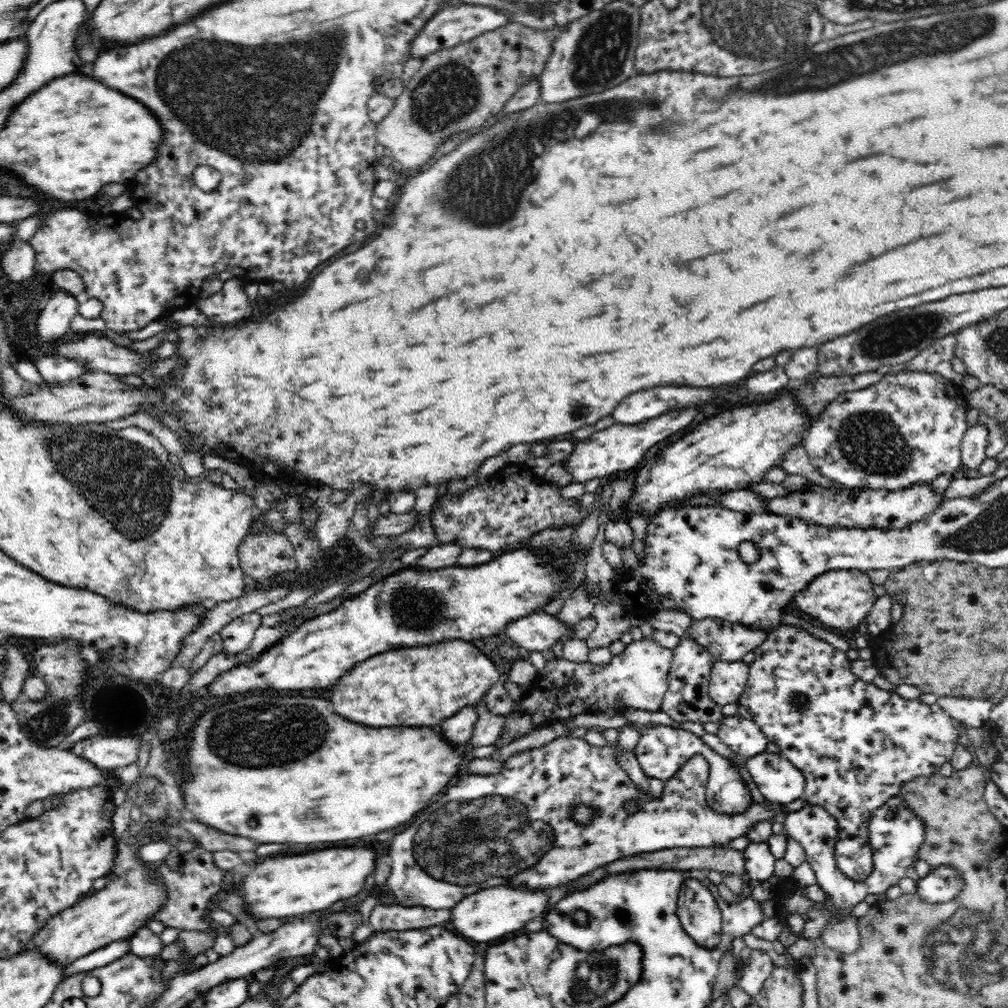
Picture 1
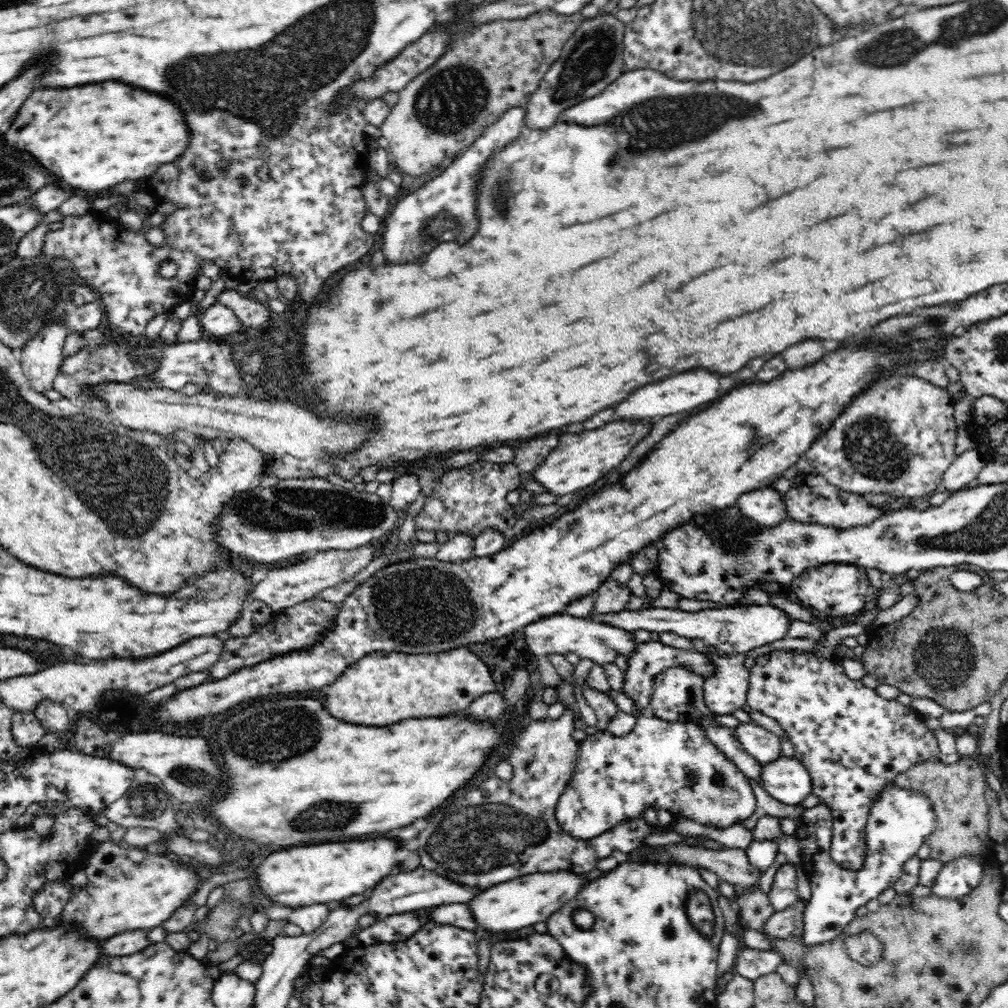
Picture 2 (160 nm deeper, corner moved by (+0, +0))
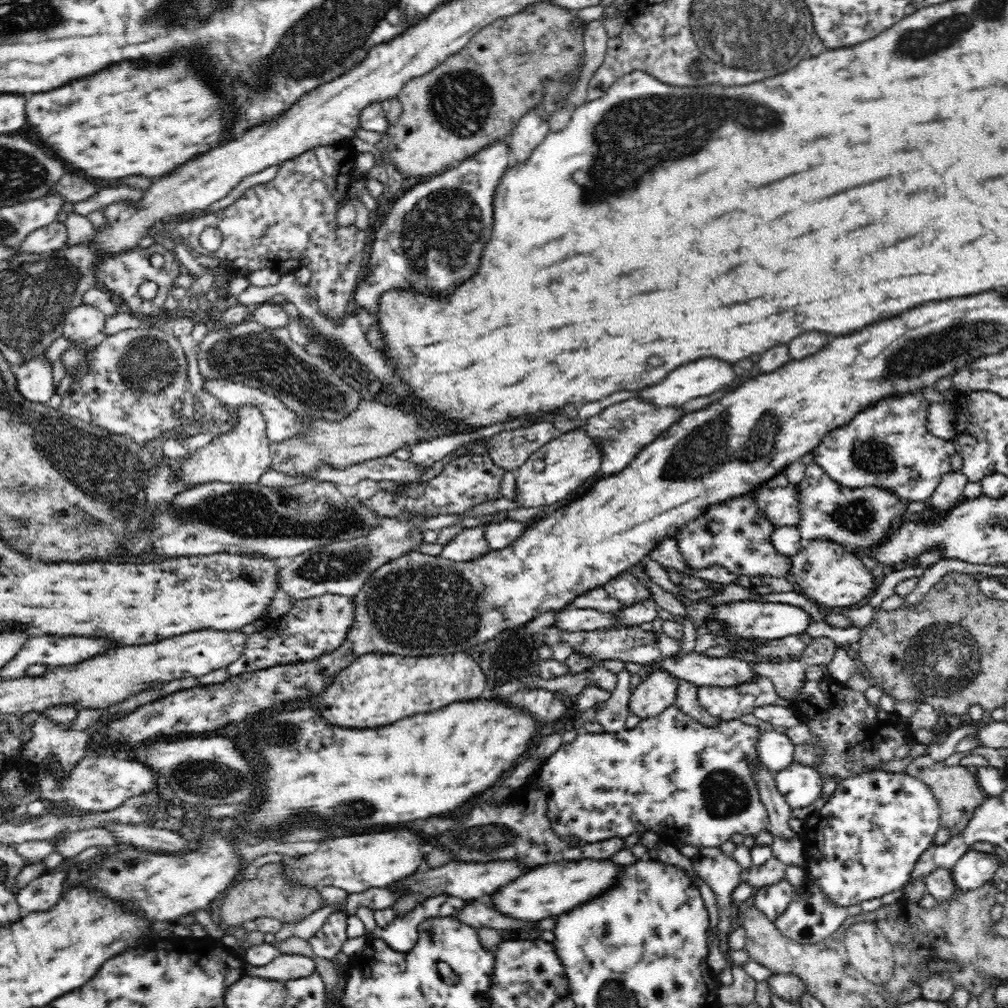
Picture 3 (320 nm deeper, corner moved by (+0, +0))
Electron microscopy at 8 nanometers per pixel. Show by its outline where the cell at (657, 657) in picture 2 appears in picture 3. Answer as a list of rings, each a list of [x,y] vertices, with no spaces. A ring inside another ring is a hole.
[[[690,653],[682,654],[679,659],[664,657],[658,662],[665,668],[663,670],[698,687],[732,688],[759,677],[752,663],[735,656],[708,657]]]

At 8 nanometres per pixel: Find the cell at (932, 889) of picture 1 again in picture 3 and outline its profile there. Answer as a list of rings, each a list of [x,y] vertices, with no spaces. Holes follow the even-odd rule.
[[[968,851],[951,868],[953,877],[961,892],[972,891],[995,883],[996,870],[1004,863],[1000,855],[982,851]]]

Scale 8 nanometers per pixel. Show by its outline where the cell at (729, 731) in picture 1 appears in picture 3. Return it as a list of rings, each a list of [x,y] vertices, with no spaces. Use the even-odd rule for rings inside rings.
[[[762,731],[757,740],[757,755],[762,766],[771,771],[788,768],[794,760],[795,744],[785,733],[779,731]]]

